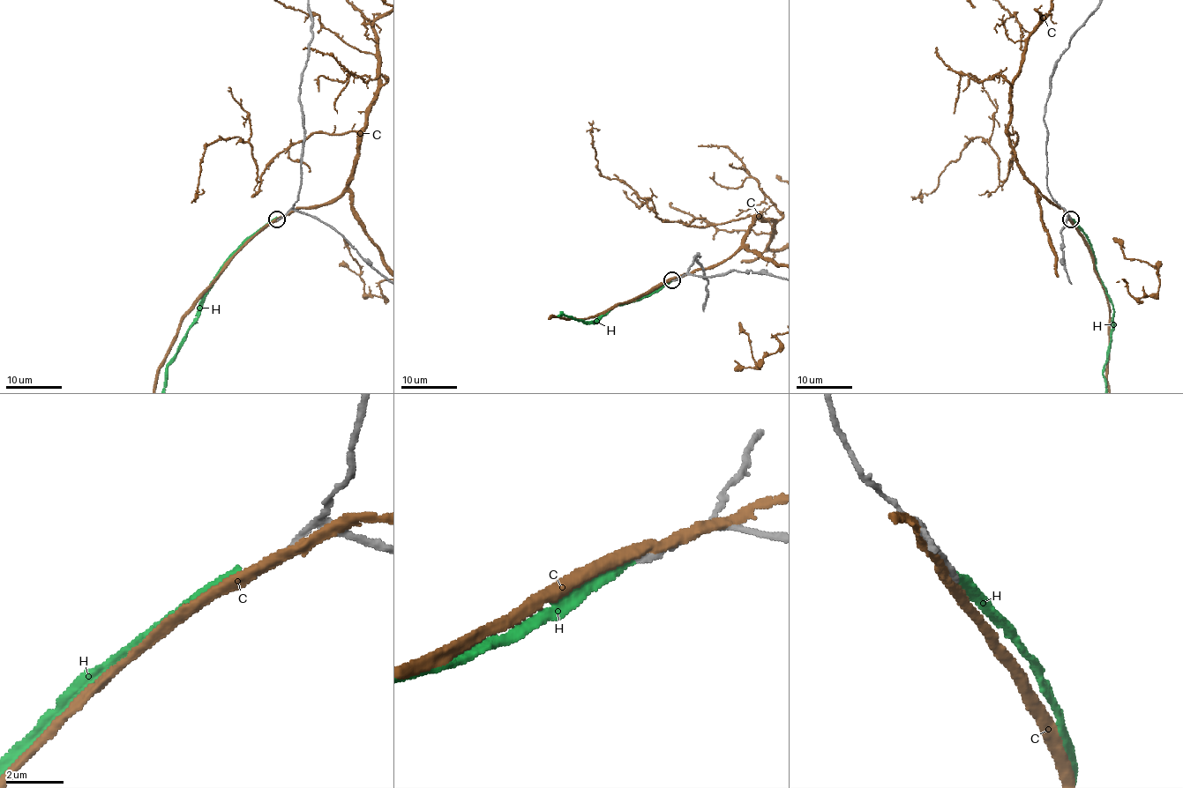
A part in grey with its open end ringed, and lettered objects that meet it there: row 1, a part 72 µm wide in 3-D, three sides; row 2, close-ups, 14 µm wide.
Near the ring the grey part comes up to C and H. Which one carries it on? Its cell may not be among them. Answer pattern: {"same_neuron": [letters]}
{"same_neuron": []}

